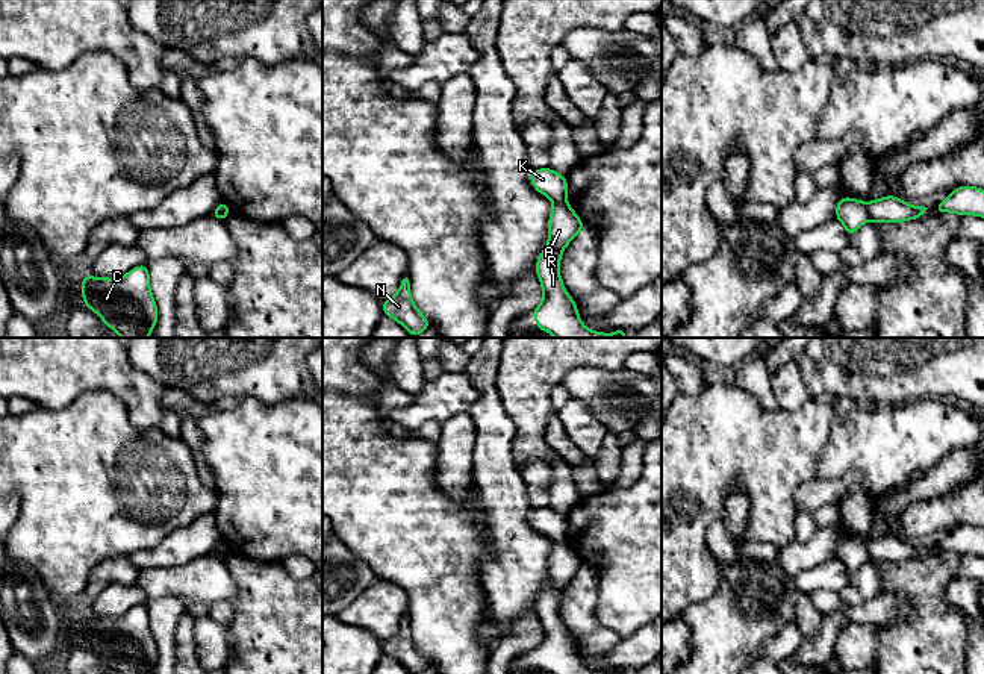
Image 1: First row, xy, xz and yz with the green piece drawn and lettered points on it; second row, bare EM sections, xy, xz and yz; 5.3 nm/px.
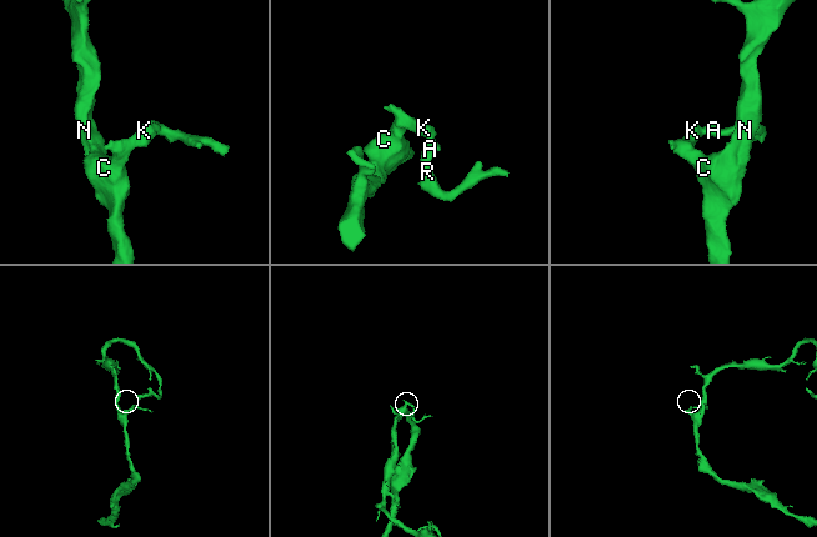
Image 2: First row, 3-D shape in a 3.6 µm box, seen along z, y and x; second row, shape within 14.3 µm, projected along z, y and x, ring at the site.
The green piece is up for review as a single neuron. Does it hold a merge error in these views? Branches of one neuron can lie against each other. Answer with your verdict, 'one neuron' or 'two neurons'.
two neurons

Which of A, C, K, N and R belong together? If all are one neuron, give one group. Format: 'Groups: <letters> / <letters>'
Groups: A R / C K N

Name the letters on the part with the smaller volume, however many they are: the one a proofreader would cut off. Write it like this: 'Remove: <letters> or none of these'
Remove: A, R

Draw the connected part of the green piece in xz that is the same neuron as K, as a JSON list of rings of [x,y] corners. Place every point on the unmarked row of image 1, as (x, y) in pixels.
[[[550,506],[531,509],[530,523],[539,533],[548,536],[554,544],[568,541],[566,515],[551,509]]]

